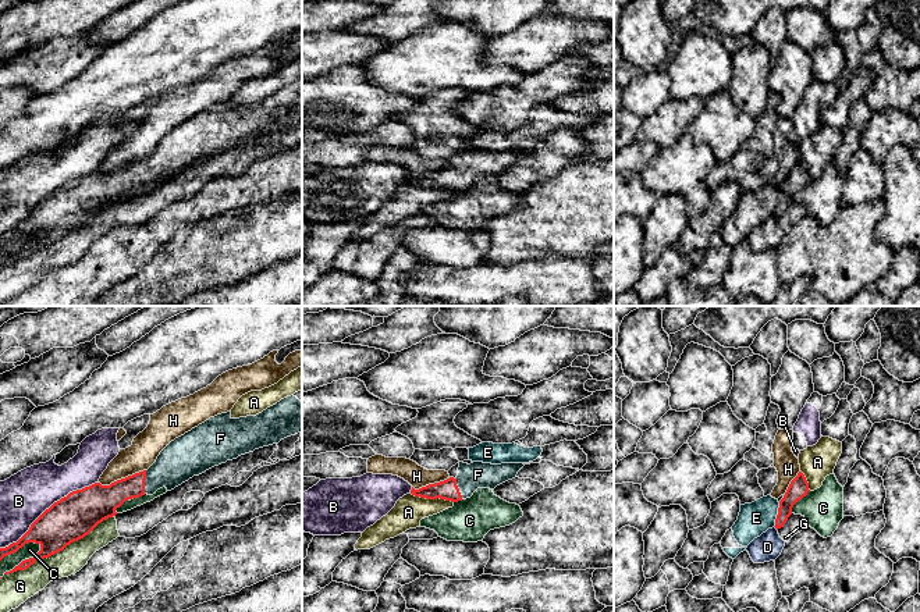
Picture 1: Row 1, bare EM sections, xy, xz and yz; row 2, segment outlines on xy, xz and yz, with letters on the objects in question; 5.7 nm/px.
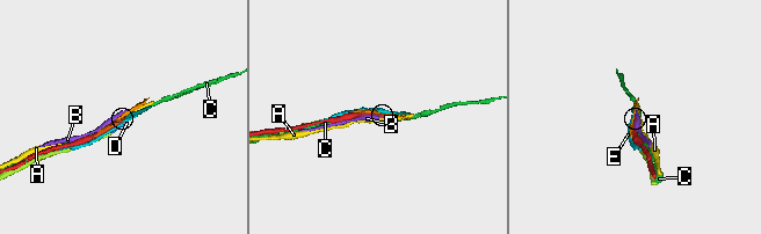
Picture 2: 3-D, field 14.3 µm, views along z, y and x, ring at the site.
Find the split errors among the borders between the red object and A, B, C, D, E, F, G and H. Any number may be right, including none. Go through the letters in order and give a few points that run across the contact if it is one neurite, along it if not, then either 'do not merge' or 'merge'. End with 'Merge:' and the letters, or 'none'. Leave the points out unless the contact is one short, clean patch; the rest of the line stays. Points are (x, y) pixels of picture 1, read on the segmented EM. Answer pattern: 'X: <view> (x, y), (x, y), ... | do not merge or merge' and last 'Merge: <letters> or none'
A: do not merge
B: do not merge
C: do not merge
D: do not merge
E: do not merge
F: xy (105, 500), (144, 481), (167, 472), (180, 461) | merge
G: do not merge
H: do not merge
Merge: F

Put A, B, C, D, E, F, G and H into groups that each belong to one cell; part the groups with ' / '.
A / B / C / D G / E / F / H

